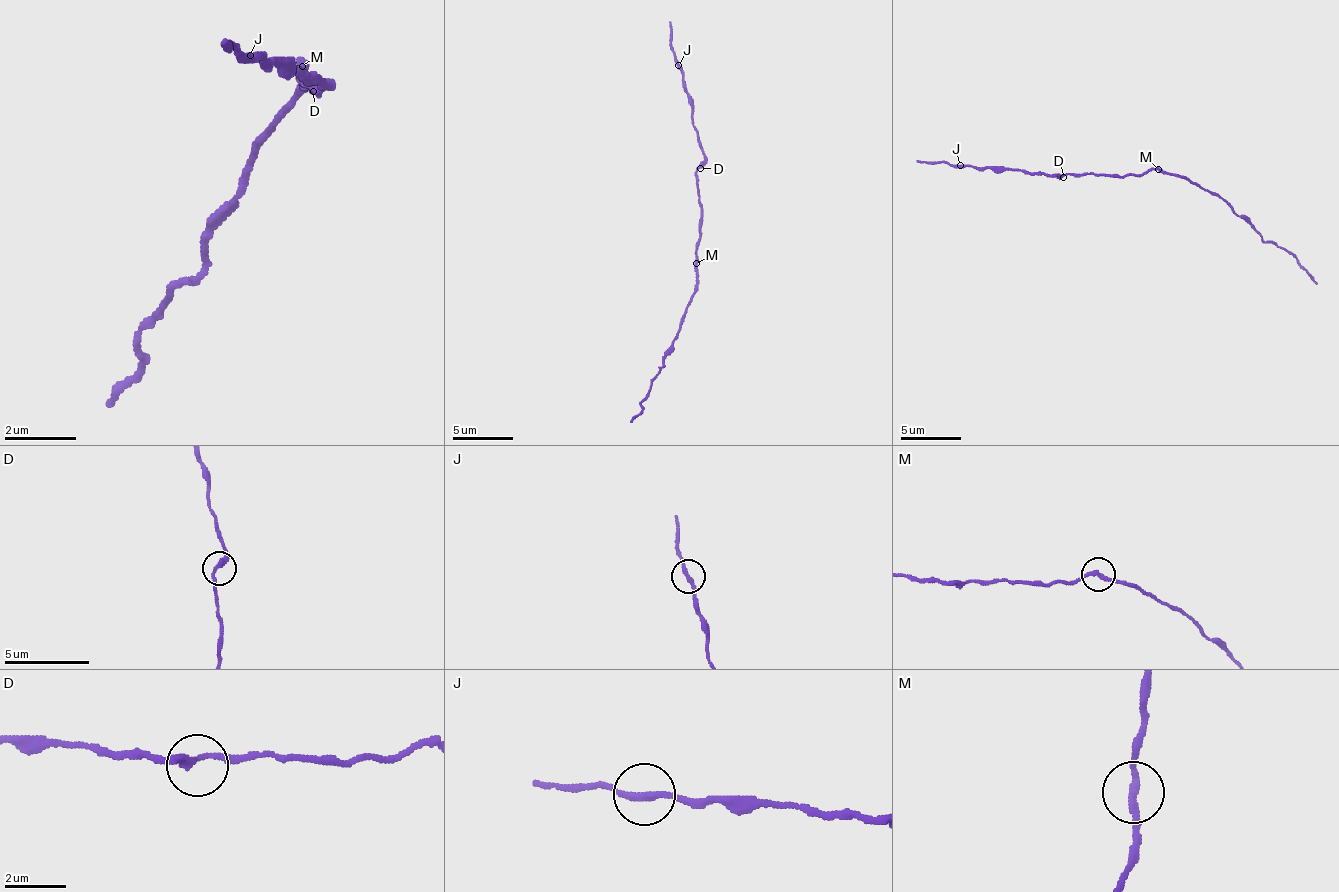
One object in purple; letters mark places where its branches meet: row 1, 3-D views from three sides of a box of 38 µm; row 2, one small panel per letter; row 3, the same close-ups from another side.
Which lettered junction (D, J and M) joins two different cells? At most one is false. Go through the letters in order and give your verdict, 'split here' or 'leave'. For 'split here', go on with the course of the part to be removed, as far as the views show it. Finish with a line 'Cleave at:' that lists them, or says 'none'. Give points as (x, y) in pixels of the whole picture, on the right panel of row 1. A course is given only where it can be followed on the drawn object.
D: leave
J: leave
M: split here | (1158, 168), (1188, 177), (1215, 193), (1264, 241), (1285, 247), (1316, 284)
Cleave at: M

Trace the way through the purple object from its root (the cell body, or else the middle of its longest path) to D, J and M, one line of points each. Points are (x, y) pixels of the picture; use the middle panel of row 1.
D: (700, 244), (700, 190), (697, 187), (697, 171), (700, 168)
J: (700, 244), (697, 165), (703, 159), (703, 147), (694, 126), (694, 98), (684, 86), (684, 77), (678, 65)
M: (700, 244), (697, 247), (697, 263)

